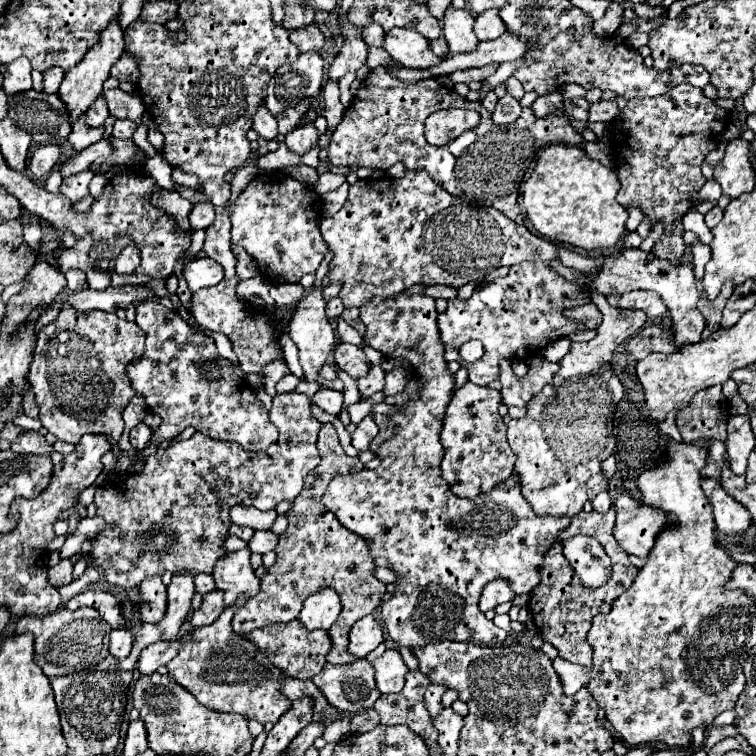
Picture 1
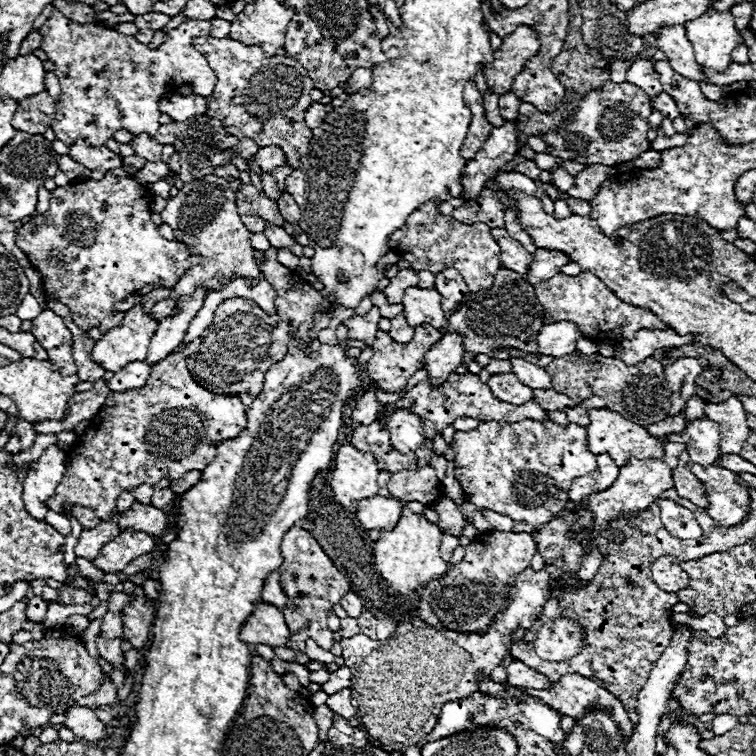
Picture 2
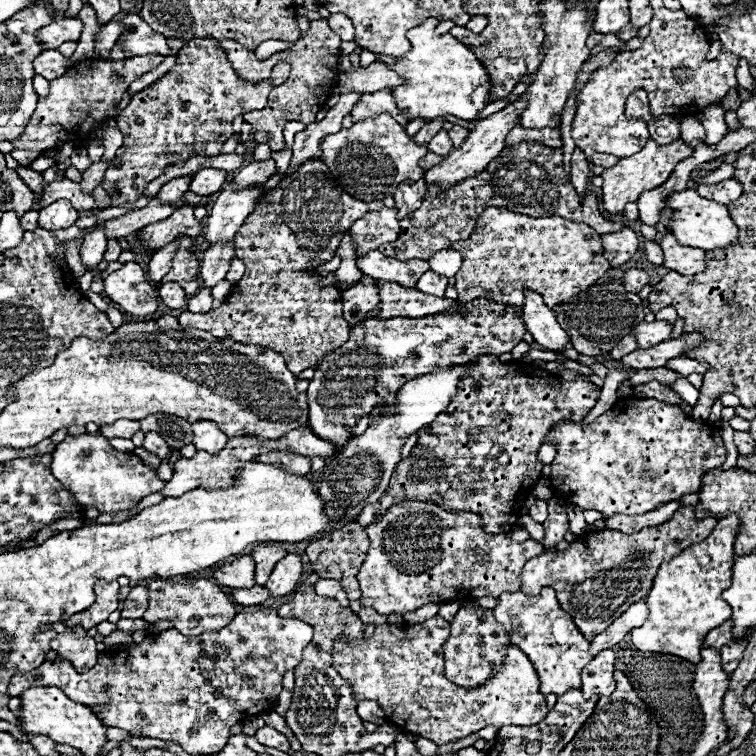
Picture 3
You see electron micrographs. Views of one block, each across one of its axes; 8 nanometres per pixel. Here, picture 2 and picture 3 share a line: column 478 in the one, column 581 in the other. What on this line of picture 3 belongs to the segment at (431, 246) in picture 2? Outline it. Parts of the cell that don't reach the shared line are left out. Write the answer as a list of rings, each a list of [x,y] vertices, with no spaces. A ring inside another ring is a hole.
[[[500,206],[486,208],[478,216],[474,234],[468,240],[460,240],[460,242],[452,244],[452,248],[458,250],[464,258],[458,274],[454,276],[456,278],[454,286],[458,290],[460,302],[472,302],[478,296],[486,296],[496,302],[504,300],[506,304],[522,306],[522,302],[524,302],[522,290],[528,288],[532,292],[538,292],[544,298],[548,308],[554,308],[554,306],[566,302],[568,298],[572,298],[574,294],[578,294],[580,290],[586,290],[590,284],[594,284],[598,278],[602,278],[610,270],[608,260],[602,256],[600,234],[596,234],[596,230],[592,230],[590,226],[580,224],[580,222],[562,220],[560,216],[534,218],[534,216],[526,216],[526,214],[516,214],[516,212],[512,212],[508,208],[500,208]]]

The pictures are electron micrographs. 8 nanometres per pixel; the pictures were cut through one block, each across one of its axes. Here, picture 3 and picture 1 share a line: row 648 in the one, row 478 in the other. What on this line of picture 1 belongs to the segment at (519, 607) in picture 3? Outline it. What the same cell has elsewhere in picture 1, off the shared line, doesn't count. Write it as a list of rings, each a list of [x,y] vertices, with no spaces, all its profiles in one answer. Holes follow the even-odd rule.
[[[589,288],[589,291],[592,302],[603,314],[602,324],[598,326],[596,336],[588,342],[572,342],[568,354],[560,360],[560,372],[554,376],[554,382],[546,384],[542,392],[536,394],[528,402],[524,418],[508,422],[508,442],[510,442],[510,448],[518,454],[514,470],[520,474],[524,498],[532,504],[536,514],[554,514],[554,516],[566,514],[572,518],[574,514],[582,510],[584,502],[588,500],[586,480],[592,474],[602,471],[602,462],[616,448],[616,436],[612,434],[612,420],[614,420],[618,402],[624,398],[624,387],[613,372],[612,356],[624,340],[634,336],[646,324],[646,318],[642,312],[636,312],[636,314],[618,312],[616,308],[608,304],[604,295],[592,288]]]

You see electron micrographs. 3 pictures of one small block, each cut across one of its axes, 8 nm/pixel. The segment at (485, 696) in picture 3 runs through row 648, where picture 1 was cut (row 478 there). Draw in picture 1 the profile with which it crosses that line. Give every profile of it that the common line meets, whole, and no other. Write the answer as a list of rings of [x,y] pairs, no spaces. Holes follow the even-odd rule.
[[[396,294],[380,304],[362,304],[360,320],[366,324],[368,346],[376,348],[386,358],[408,360],[416,370],[414,374],[422,382],[422,388],[418,400],[406,400],[402,406],[398,406],[396,414],[388,416],[400,430],[396,430],[394,436],[384,440],[378,448],[378,458],[382,460],[380,466],[356,474],[334,476],[322,496],[322,504],[334,512],[344,528],[368,542],[372,556],[384,556],[390,562],[390,568],[396,572],[396,590],[392,592],[392,598],[382,604],[382,622],[396,644],[416,646],[438,640],[454,640],[494,646],[502,642],[508,632],[494,626],[490,620],[486,620],[484,612],[480,612],[478,600],[482,588],[490,580],[504,578],[509,581],[515,594],[532,592],[534,586],[540,584],[544,554],[560,538],[560,532],[570,526],[570,518],[538,516],[524,500],[520,492],[520,476],[516,472],[496,488],[482,492],[472,500],[458,498],[450,492],[446,480],[440,476],[440,460],[444,456],[440,428],[446,406],[452,400],[454,374],[448,372],[448,364],[444,360],[444,344],[440,340],[436,318],[438,314],[434,308],[434,298],[424,294]]]

